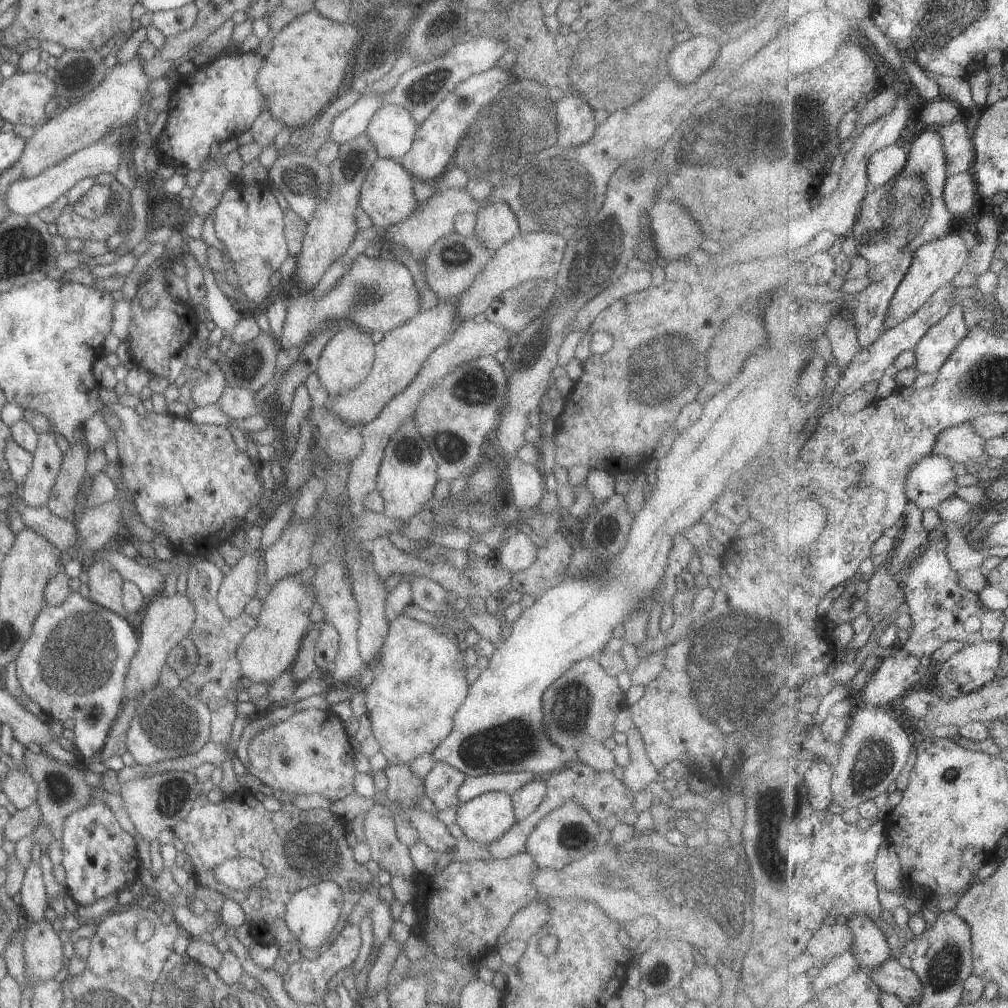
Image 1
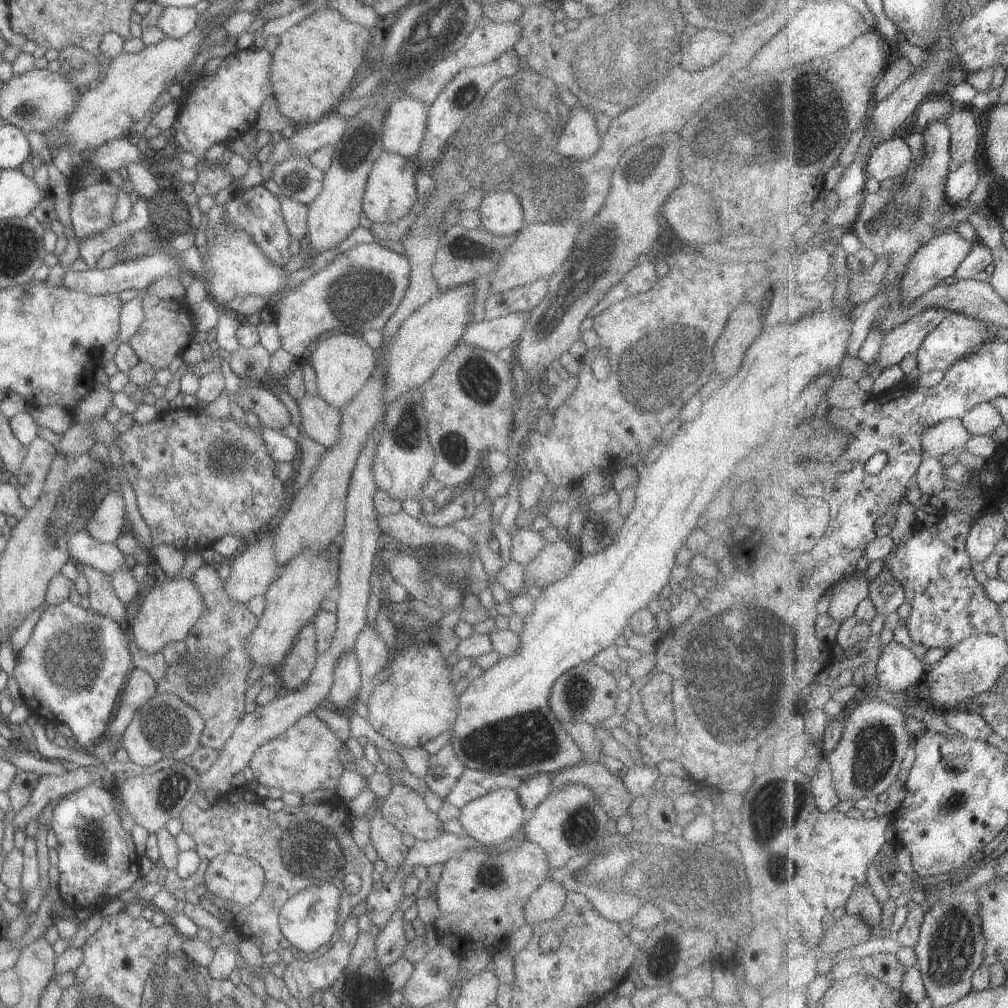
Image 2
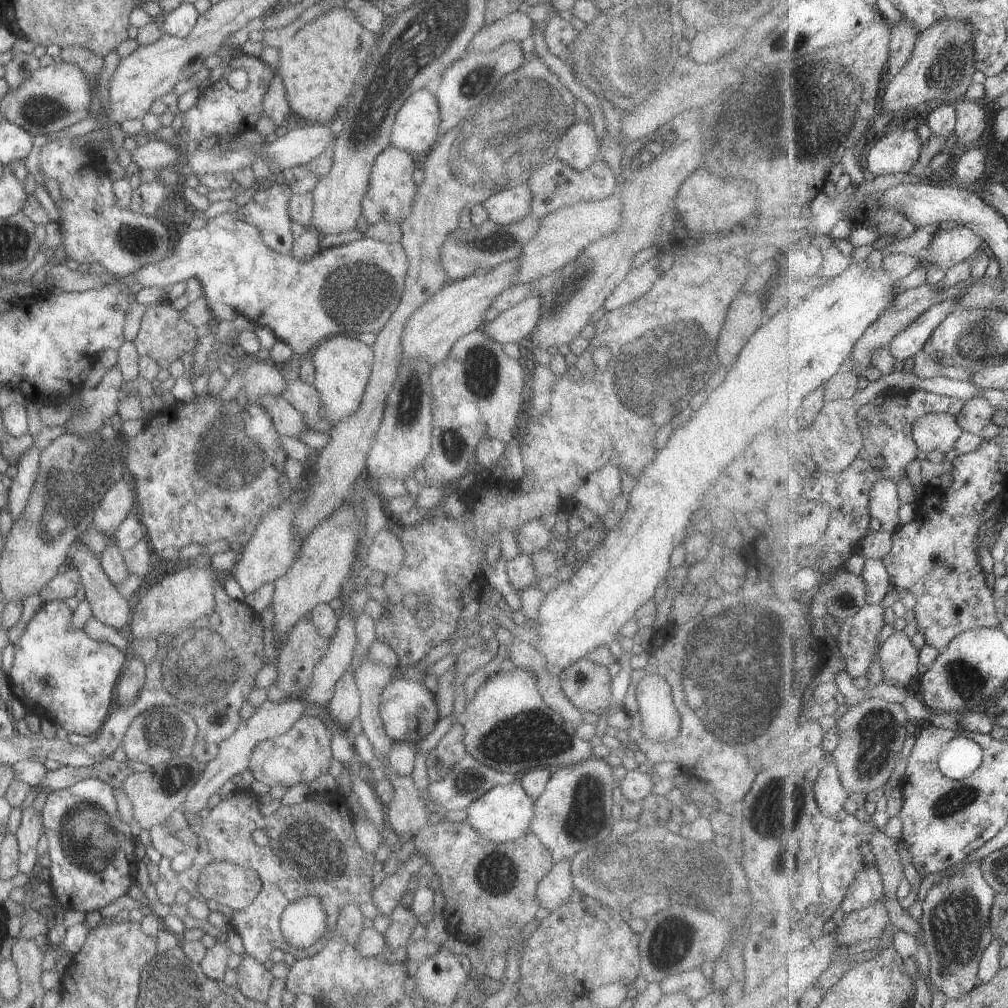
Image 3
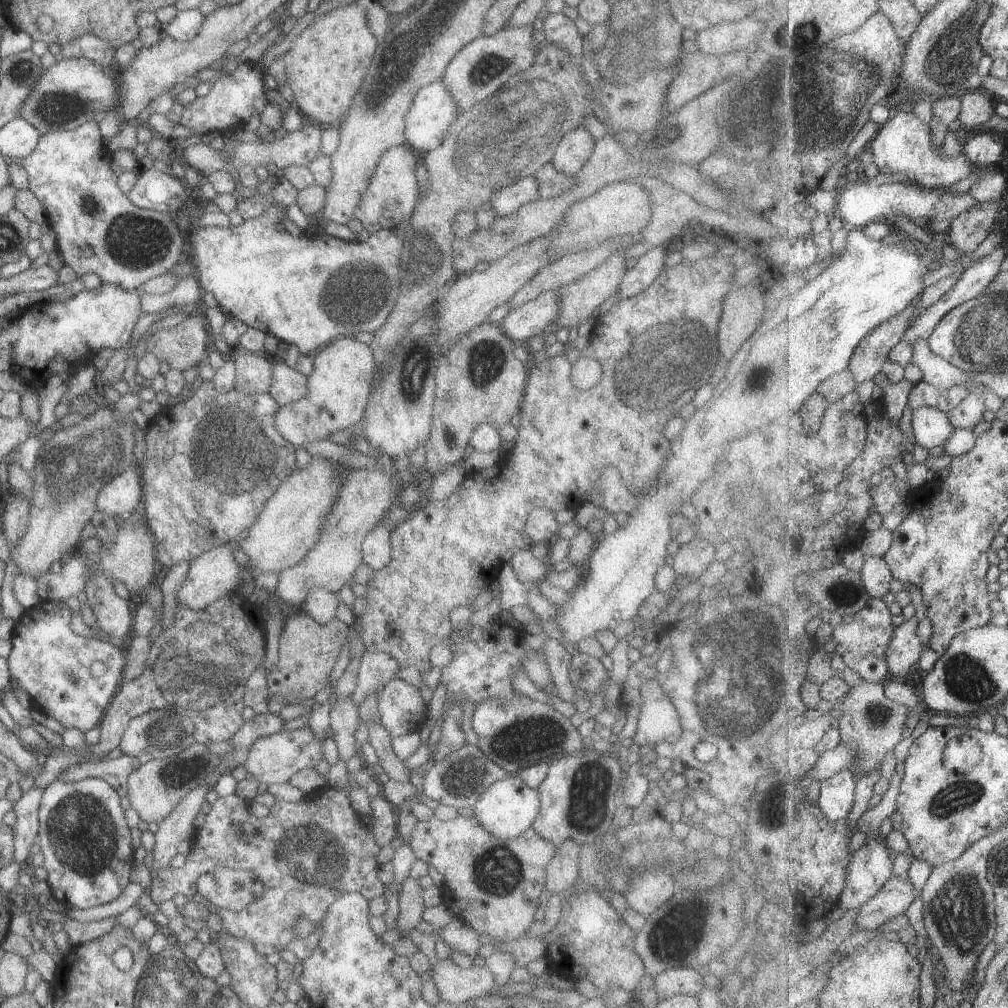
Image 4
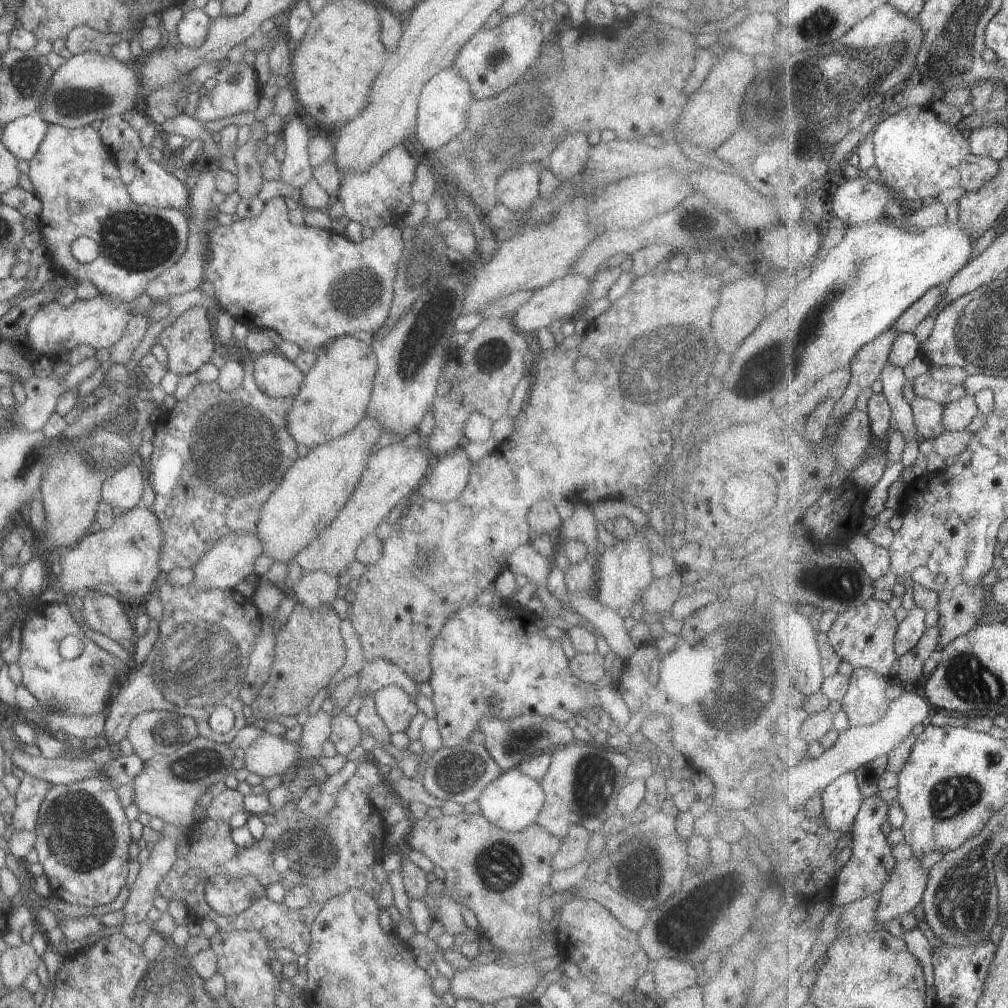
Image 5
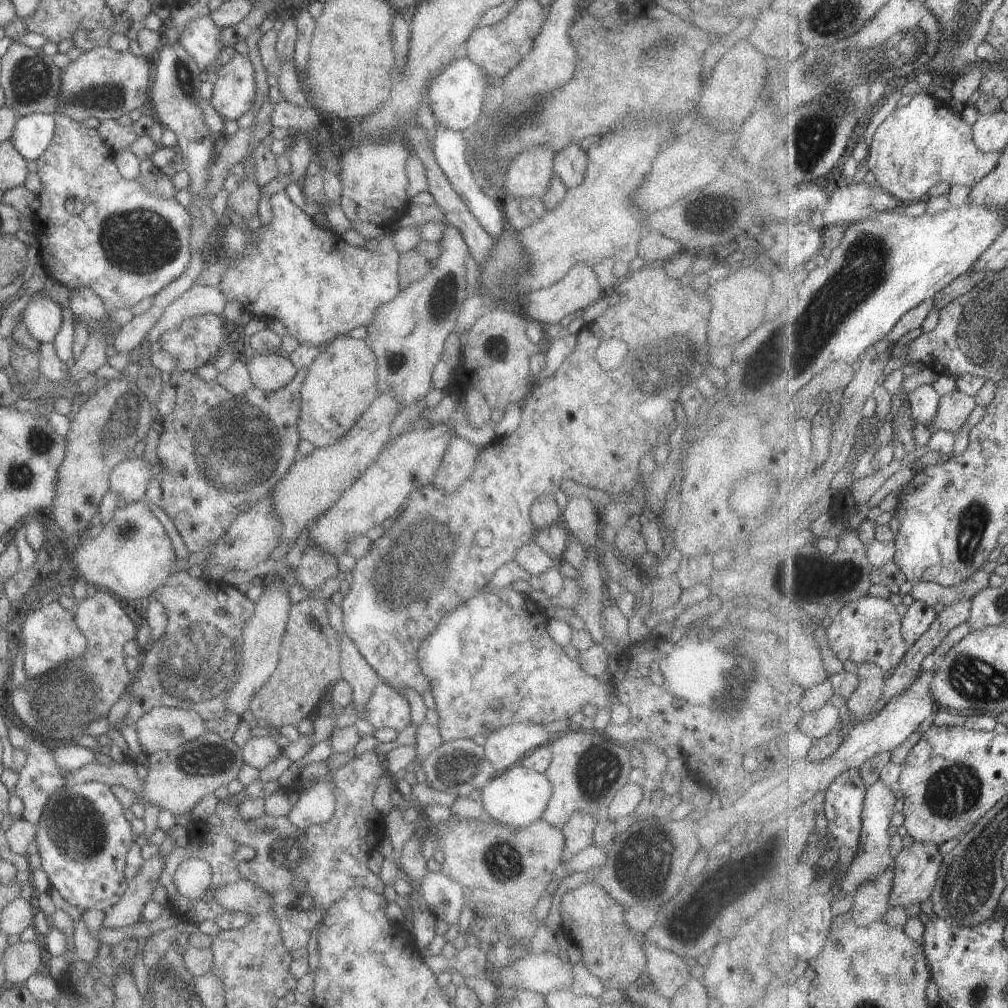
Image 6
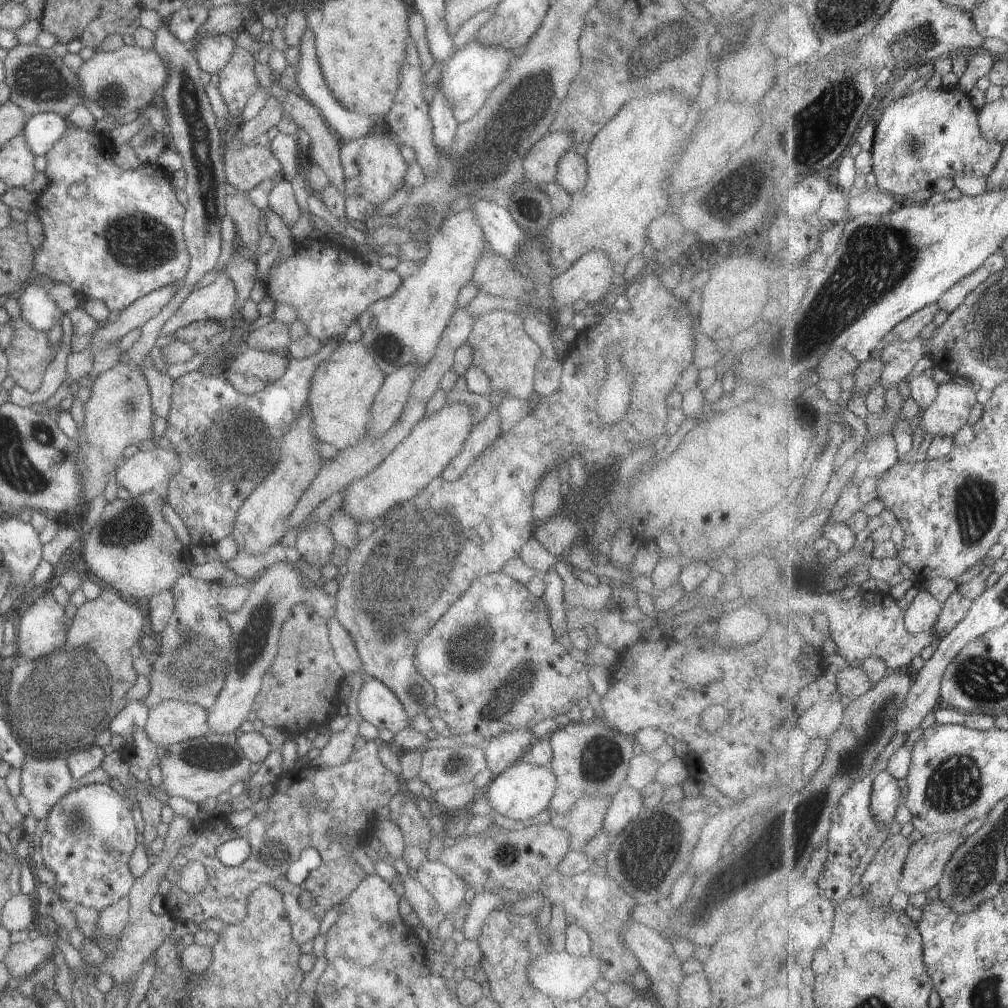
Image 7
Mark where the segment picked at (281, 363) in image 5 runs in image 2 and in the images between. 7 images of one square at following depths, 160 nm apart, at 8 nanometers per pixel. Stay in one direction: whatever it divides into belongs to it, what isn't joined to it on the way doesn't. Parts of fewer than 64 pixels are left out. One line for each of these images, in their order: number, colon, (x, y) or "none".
2: (319, 421)
3: (302, 397)
4: (287, 385)

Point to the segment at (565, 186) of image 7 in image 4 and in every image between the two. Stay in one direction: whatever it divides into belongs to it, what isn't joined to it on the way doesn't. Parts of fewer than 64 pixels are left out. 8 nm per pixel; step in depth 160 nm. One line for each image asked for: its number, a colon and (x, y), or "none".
4: (574, 147)
5: (568, 158)
6: (569, 163)

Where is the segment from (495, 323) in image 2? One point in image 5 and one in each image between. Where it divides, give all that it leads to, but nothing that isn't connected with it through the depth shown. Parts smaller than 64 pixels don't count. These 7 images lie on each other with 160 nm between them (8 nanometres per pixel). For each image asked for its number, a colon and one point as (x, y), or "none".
3: (518, 321)
4: (533, 317)
5: (562, 299)

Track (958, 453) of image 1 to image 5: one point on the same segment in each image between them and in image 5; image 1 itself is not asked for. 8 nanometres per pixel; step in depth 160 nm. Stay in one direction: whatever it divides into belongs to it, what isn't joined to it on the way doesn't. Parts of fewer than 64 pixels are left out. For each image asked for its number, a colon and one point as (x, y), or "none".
2: (950, 436)
3: (936, 431)
4: (930, 427)
5: (928, 414)

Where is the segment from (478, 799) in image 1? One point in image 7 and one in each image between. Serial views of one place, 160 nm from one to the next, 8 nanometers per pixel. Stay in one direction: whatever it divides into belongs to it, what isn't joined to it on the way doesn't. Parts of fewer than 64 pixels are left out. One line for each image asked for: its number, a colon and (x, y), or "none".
2: (489, 819)
3: (501, 814)
4: (506, 808)
5: (511, 801)
6: (517, 796)
7: (522, 790)

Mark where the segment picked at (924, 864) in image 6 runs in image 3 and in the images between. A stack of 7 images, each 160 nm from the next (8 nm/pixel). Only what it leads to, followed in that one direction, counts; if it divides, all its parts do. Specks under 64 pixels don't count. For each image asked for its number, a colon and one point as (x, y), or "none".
3: (870, 923)
4: (897, 895)
5: (906, 888)

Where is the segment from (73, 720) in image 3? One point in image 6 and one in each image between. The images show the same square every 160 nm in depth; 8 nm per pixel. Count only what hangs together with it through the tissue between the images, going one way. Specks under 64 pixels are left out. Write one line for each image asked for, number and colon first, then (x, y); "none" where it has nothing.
4: (71, 678)
5: (83, 686)
6: (50, 637)

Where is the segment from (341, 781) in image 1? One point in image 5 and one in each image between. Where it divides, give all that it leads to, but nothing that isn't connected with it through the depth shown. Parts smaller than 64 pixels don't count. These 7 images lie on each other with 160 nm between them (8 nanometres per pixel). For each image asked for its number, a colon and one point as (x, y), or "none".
2: (304, 757)
3: (299, 755)
4: (273, 759)
5: (268, 755)

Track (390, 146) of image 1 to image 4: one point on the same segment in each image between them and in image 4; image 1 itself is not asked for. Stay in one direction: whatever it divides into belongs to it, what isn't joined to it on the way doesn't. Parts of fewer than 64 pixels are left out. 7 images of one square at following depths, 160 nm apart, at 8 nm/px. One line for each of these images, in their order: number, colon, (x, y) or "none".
2: (403, 126)
3: (414, 130)
4: (432, 111)

